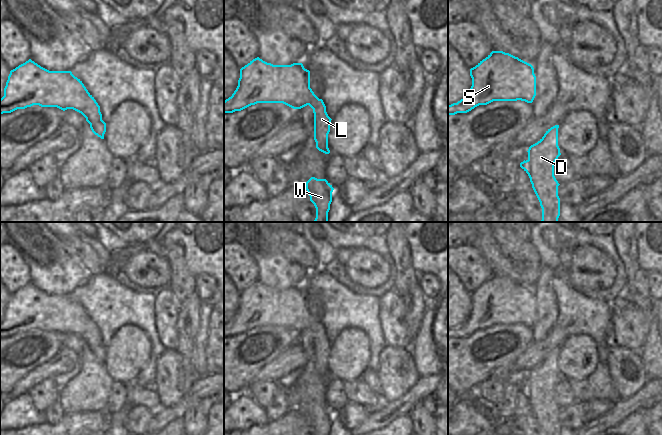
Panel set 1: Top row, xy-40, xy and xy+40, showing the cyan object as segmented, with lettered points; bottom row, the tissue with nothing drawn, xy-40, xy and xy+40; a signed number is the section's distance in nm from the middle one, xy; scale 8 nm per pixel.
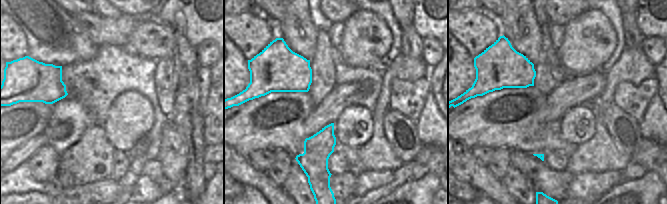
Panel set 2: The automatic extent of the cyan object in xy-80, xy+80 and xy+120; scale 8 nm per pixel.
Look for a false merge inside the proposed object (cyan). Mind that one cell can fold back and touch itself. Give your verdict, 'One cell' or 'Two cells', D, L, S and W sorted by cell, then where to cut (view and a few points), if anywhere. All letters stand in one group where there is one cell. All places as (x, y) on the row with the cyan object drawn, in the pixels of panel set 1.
One cell. Groups: D L S W. No split

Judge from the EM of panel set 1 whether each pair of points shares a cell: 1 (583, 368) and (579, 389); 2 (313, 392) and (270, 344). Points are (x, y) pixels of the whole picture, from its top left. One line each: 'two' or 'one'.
1: two
2: two

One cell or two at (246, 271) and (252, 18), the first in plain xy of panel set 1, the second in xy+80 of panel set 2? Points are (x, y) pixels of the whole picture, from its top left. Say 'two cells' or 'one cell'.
one cell

